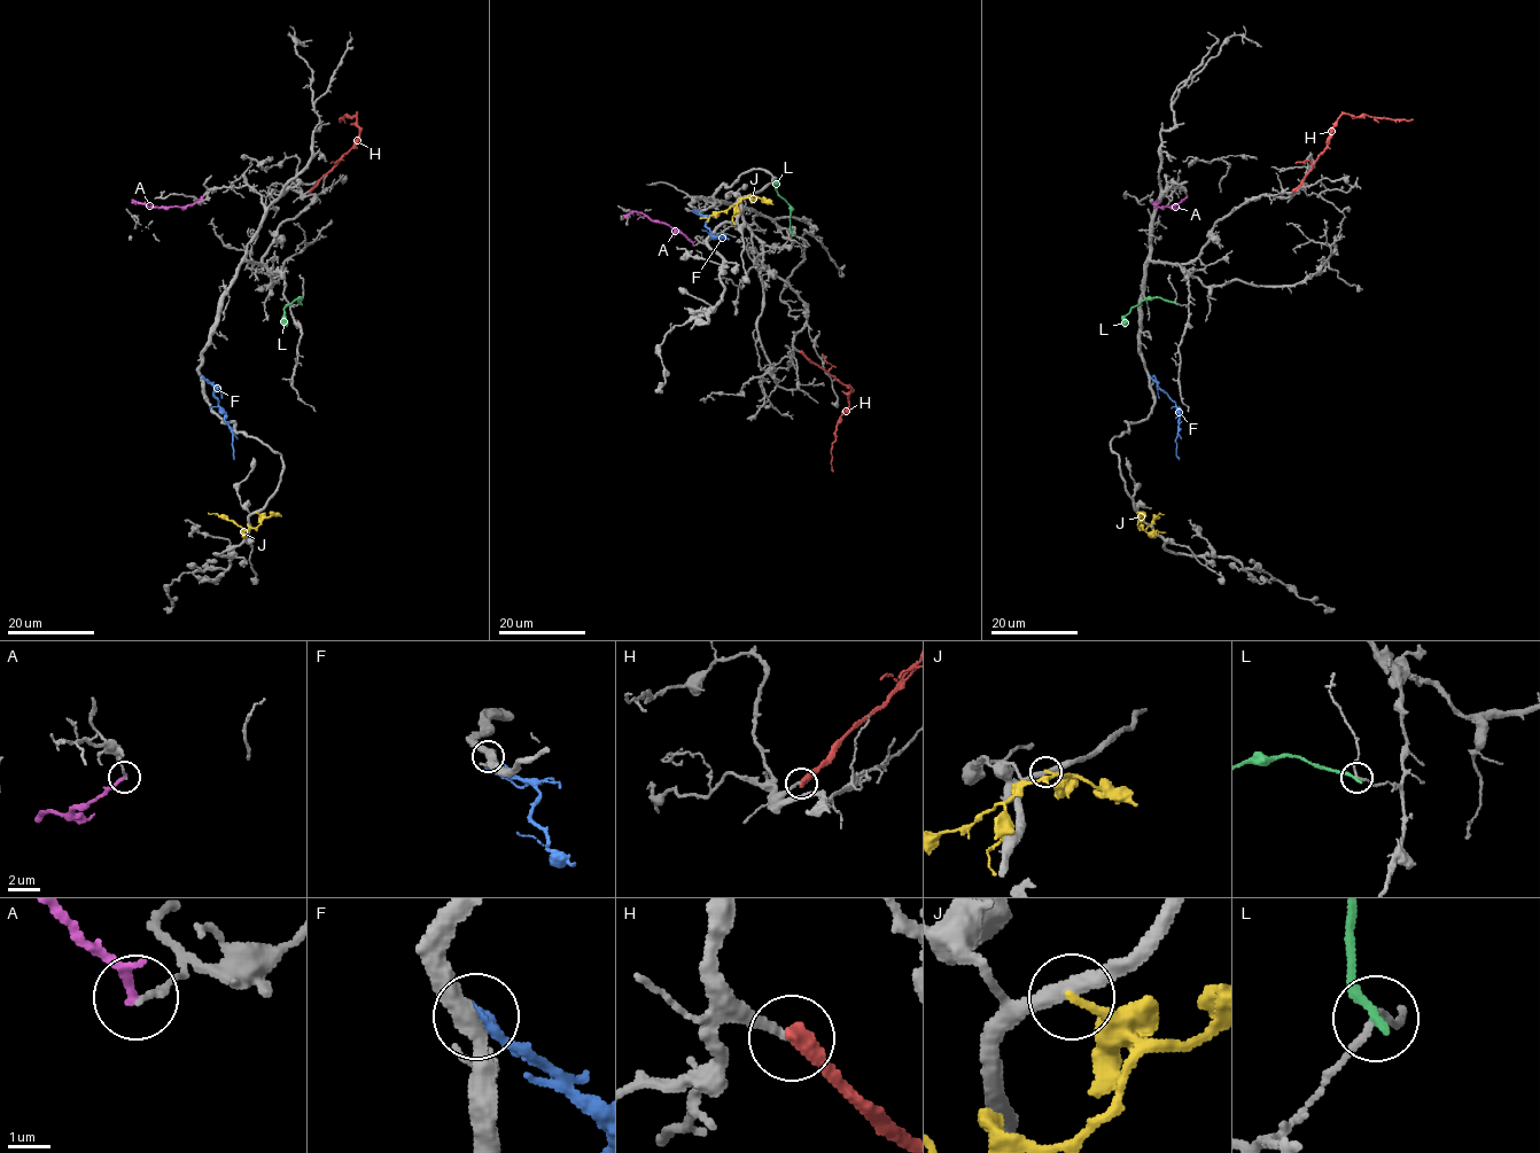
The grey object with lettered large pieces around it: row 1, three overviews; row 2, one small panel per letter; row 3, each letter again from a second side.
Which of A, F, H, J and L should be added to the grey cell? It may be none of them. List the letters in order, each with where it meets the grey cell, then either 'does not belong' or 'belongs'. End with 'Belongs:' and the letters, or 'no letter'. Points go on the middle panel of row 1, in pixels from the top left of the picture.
A: (693, 244) | does not belong
F: (693, 209) | belongs
H: (800, 352) | belongs
J: (748, 195) | does not belong
L: (792, 234) | does not belong
Belongs: F, H

